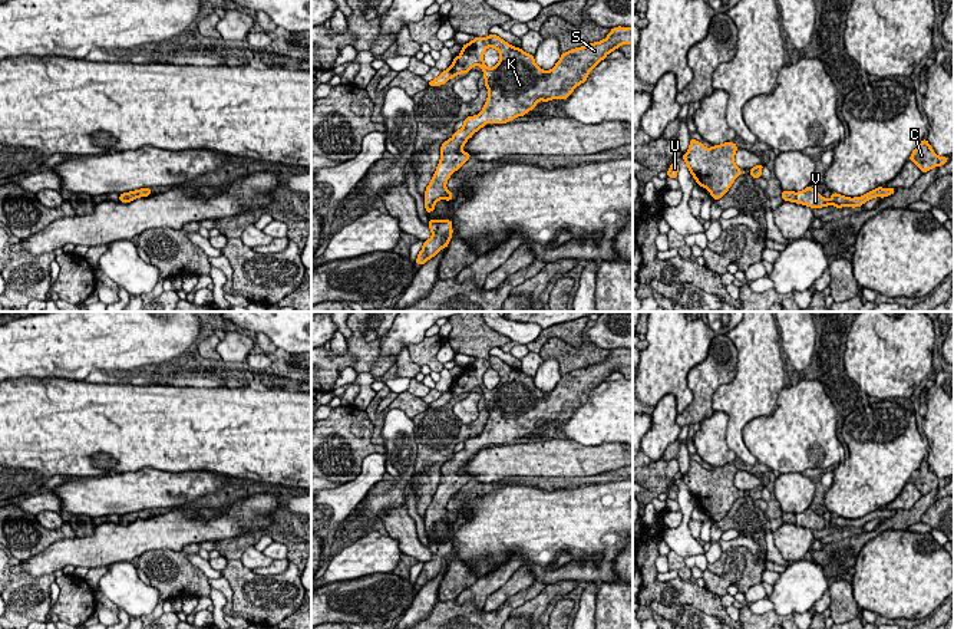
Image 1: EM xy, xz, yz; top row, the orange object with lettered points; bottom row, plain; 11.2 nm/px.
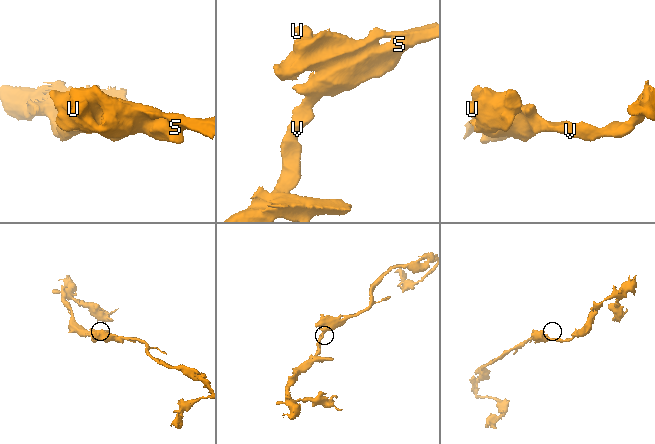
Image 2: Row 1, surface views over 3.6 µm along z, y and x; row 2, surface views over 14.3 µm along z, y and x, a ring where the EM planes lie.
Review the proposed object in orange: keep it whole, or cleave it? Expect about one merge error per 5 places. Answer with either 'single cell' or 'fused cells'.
single cell

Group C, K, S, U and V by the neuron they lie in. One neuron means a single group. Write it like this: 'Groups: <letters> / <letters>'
Groups: C K S U V

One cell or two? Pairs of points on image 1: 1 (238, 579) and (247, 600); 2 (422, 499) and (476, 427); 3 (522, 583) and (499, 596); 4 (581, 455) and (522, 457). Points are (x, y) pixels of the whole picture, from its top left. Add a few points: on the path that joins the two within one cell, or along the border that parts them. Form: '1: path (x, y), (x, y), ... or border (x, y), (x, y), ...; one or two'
1: path (244, 585), (247, 595); one
2: path (428, 478), (428, 464), (456, 438); one
3: path (517, 583), (505, 592); one
4: path (567, 457), (537, 457); one

